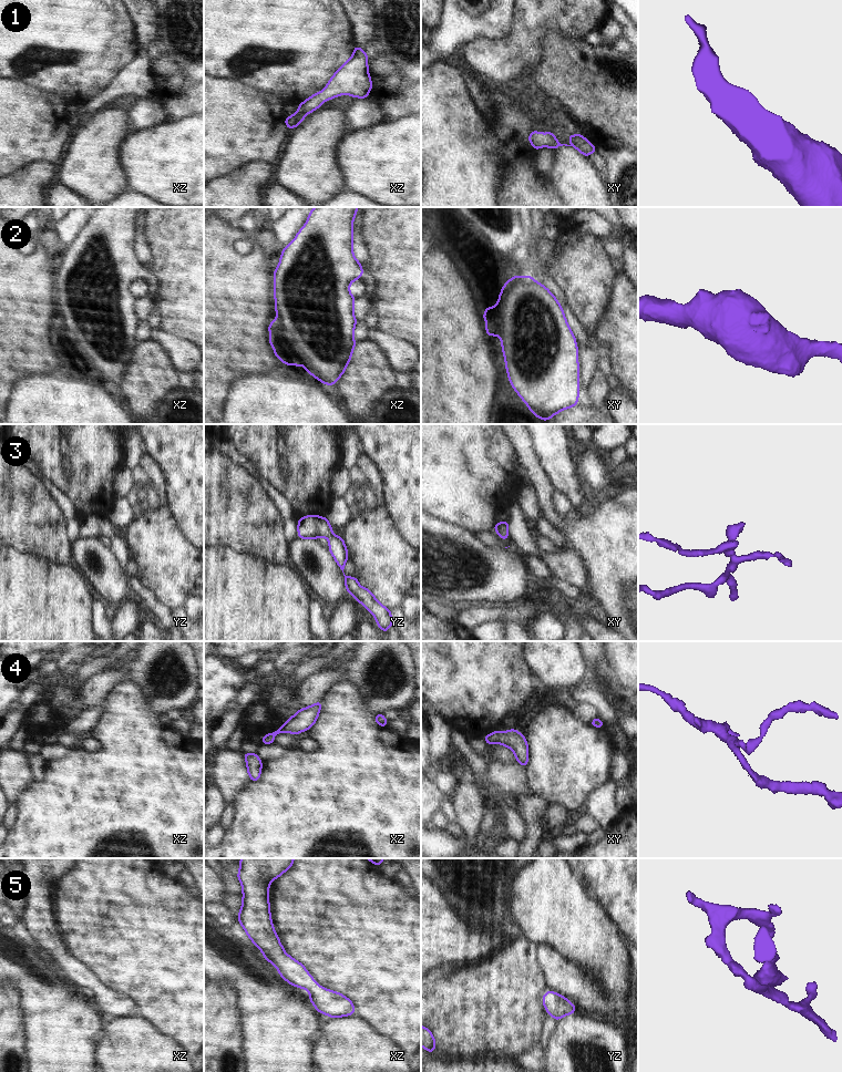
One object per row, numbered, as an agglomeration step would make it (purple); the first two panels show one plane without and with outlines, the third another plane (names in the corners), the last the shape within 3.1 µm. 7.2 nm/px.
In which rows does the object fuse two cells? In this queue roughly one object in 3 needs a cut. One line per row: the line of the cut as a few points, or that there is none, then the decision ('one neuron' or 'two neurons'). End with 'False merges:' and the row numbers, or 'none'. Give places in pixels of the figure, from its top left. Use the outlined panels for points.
1: no cut | one neuron
2: no cut | one neuron
3: no cut | one neuron
4: no cut | one neuron
5: no cut | one neuron
False merges: none

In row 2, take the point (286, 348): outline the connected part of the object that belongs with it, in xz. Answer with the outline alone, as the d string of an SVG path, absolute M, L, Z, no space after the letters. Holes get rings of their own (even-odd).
M316 207L310 210L307 223L292 243L284 247L274 272L277 319L268 326L269 344L274 347L274 354L287 365L304 365L318 381L331 386L343 374L357 343L353 340L353 330L358 321L353 316L356 298L349 291L349 285L355 279L360 279L364 271L352 251L352 223L358 208Z

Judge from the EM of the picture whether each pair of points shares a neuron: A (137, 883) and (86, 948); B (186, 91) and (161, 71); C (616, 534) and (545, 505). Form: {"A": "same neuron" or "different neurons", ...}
{"A": "same neuron", "B": "same neuron", "C": "same neuron"}

